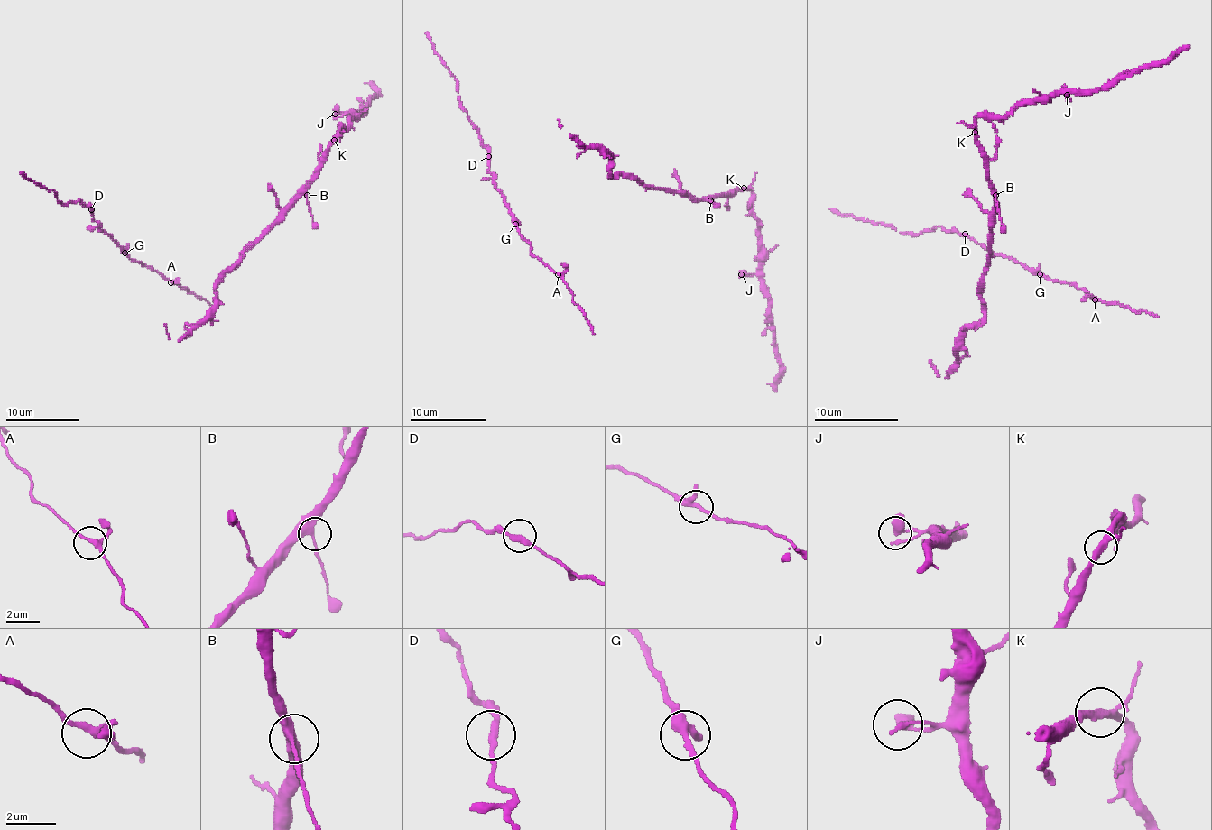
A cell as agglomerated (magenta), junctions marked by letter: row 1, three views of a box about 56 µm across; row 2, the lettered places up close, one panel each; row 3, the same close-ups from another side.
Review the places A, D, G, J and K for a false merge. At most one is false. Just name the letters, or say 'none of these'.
none of these

